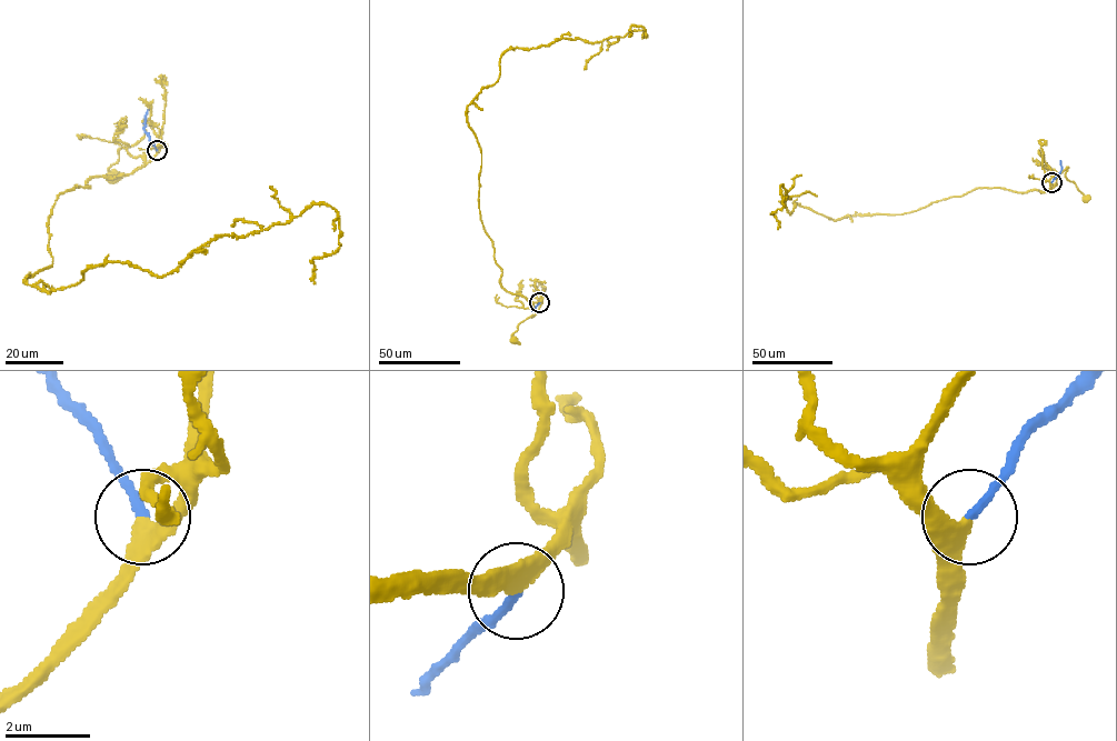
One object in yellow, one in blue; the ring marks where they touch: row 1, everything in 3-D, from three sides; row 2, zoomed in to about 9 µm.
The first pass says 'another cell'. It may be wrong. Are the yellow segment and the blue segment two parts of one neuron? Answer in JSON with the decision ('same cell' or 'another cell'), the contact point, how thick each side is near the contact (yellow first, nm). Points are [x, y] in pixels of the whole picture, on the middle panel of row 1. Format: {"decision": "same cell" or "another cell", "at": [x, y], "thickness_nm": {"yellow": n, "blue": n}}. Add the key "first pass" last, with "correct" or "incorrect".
{"decision": "same cell", "at": [539, 302], "thickness_nm": {"yellow": 280, "blue": 200}, "first pass": "incorrect"}

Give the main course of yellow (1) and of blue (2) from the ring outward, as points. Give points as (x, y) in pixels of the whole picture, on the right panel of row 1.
1: (1051, 182), (1051, 177), (1067, 168), (1065, 176), (1086, 199)
2: (1051, 182), (1060, 170), (1060, 160)

